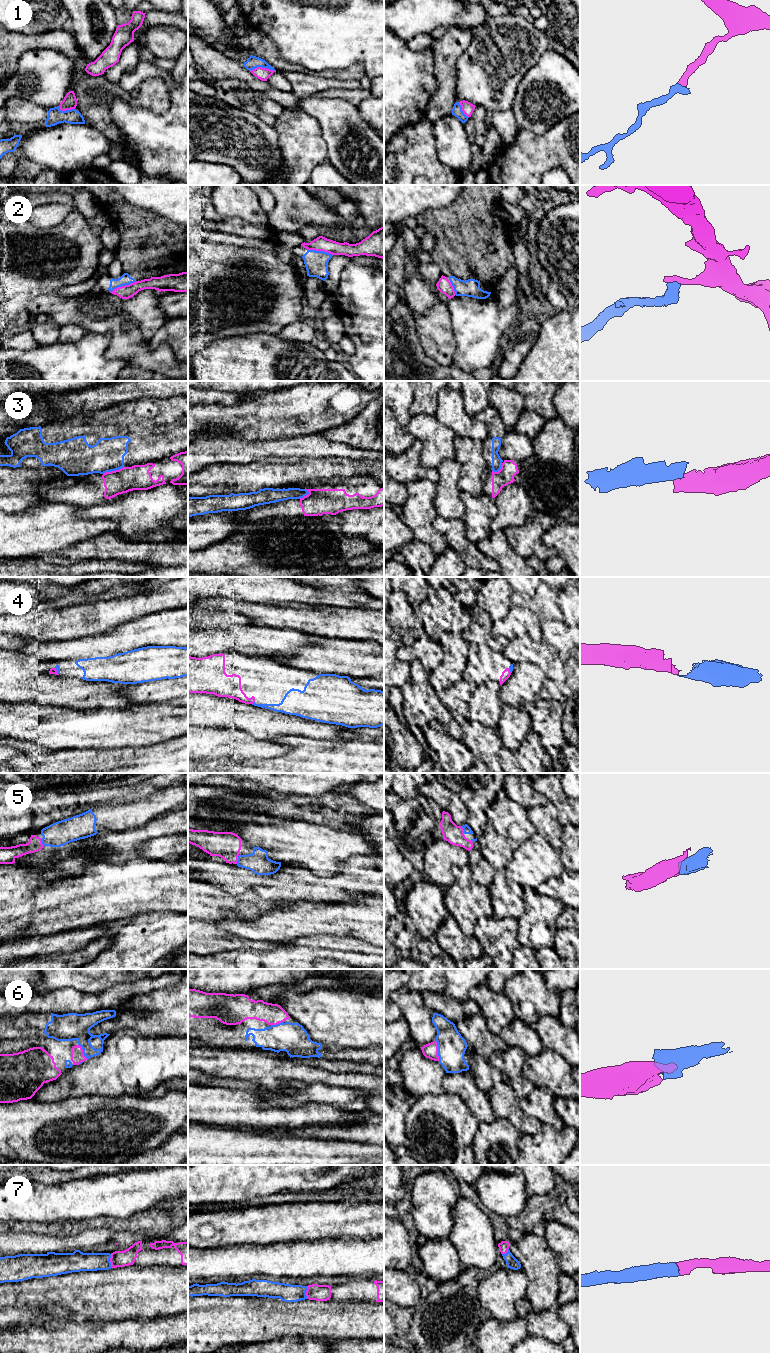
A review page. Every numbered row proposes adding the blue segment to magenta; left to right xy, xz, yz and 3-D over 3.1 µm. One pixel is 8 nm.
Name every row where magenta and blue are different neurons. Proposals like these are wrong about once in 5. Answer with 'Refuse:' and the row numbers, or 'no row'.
Refuse: 3

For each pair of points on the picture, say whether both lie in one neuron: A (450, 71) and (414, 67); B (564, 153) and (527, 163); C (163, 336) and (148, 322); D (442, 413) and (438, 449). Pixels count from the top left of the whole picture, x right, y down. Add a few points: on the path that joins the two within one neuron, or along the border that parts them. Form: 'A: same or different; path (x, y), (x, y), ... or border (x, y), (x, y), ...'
A: different; border (430, 48), (437, 80), (436, 92)
B: same; path (555, 153), (536, 154)
C: different; border (166, 319), (148, 341)
D: different; border (434, 415), (455, 434)

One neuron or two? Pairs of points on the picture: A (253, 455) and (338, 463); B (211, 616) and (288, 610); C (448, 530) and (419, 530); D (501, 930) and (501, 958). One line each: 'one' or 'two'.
A: two
B: two
C: two
D: one

